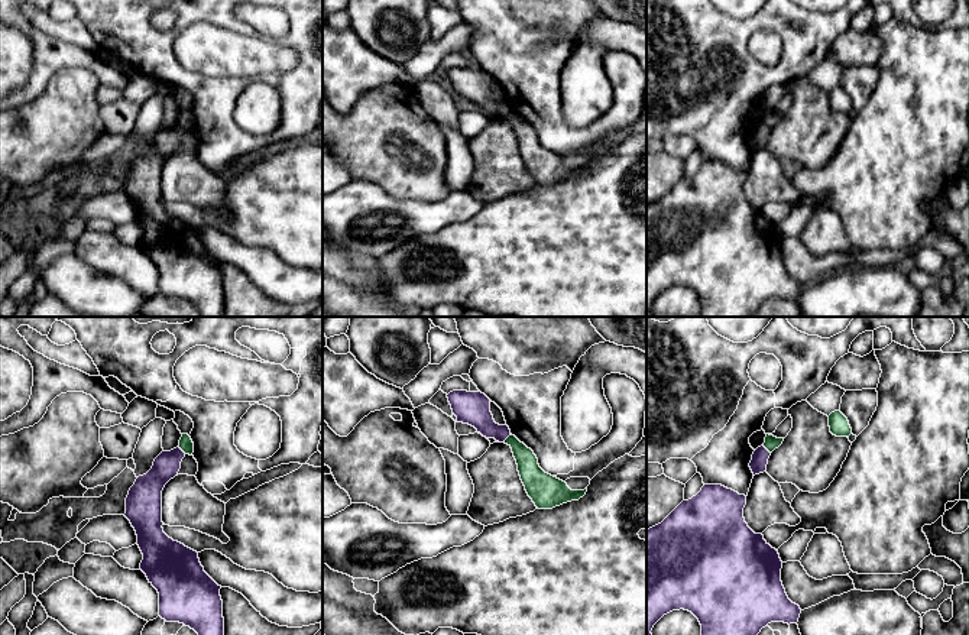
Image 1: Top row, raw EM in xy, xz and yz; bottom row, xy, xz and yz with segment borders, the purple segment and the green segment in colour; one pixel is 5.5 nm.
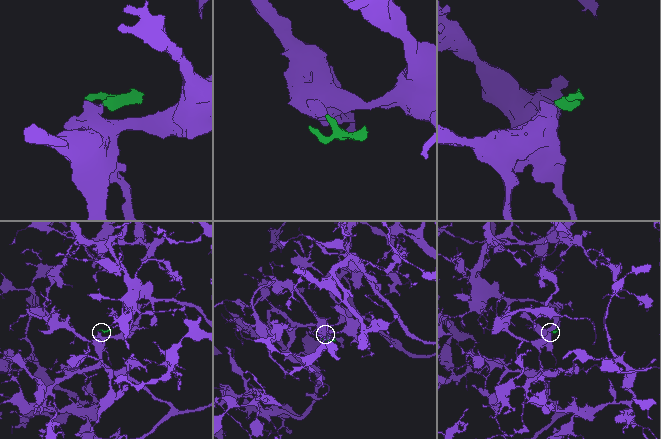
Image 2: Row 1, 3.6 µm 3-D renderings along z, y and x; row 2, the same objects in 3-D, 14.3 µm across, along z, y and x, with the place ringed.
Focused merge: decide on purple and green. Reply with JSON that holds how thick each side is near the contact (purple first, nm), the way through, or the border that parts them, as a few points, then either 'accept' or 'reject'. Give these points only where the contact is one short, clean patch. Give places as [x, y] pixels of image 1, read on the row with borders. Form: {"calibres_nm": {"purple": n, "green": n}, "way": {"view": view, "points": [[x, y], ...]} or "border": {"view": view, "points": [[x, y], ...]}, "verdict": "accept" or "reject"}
{"calibres_nm": {"purple": 190, "green": 130}, "border": {"view": "xz", "points": [[511, 434], [502, 441]]}, "verdict": "reject"}

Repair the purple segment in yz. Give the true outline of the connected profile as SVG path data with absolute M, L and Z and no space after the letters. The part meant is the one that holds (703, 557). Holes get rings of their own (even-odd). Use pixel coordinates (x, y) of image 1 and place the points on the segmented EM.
M704 485L701 490L688 500L683 500L661 524L646 529L646 635L652 635L654 625L673 610L691 612L701 625L701 635L758 635L762 628L771 622L797 623L801 609L793 603L781 581L782 561L775 548L772 548L762 534L755 534L743 518L746 496L727 489L722 485Z

